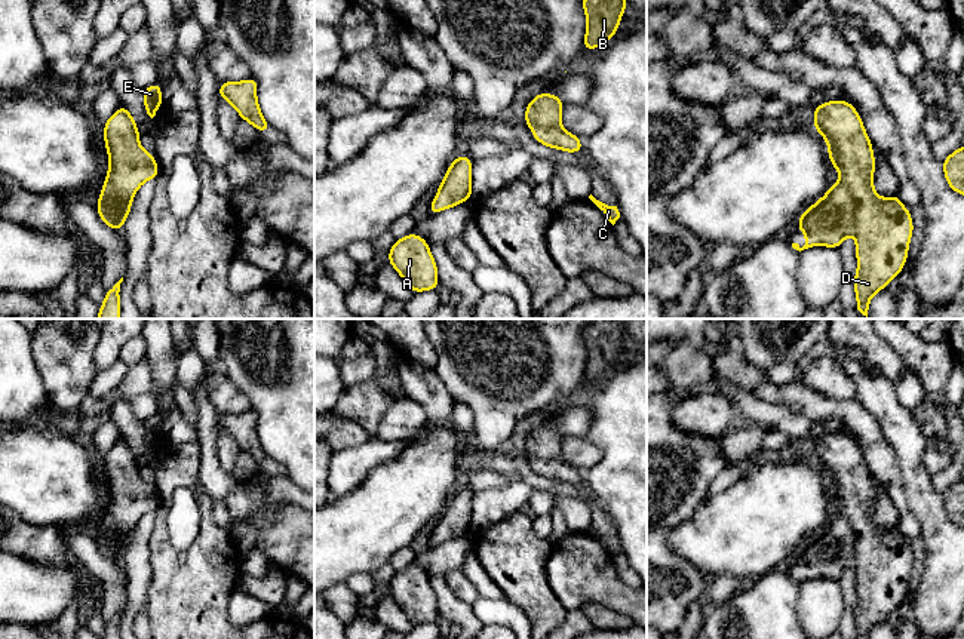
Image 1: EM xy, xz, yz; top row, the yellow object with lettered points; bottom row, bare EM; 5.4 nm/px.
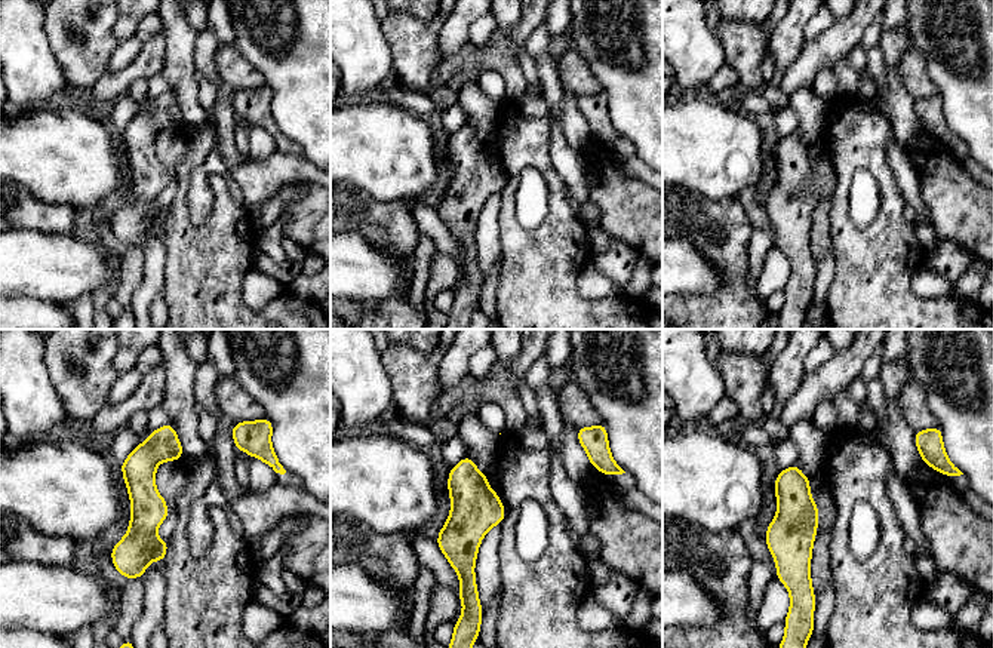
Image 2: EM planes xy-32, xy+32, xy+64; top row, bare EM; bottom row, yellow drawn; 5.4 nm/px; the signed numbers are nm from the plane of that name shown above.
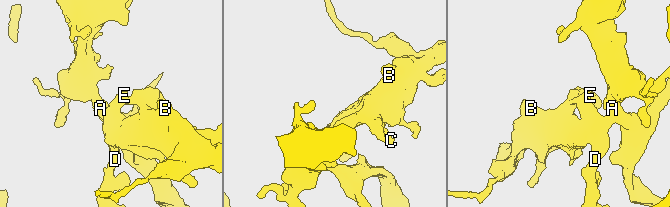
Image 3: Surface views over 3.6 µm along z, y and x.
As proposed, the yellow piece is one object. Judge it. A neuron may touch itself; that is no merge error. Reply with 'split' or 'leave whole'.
leave whole

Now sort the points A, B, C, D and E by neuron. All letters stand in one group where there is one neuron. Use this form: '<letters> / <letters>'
A B C D E

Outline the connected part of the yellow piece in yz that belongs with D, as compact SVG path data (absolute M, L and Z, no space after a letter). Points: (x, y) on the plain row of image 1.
M842 431L823 434L813 442L813 448L813 458L826 471L829 492L838 501L841 513L832 516L828 525L798 550L796 563L804 563L807 574L802 580L792 575L792 580L799 584L813 578L841 580L844 571L854 566L857 605L853 614L856 633L857 639L869 639L871 629L887 620L906 596L914 563L911 543L902 537L899 526L882 531L874 523L872 474L851 434Z

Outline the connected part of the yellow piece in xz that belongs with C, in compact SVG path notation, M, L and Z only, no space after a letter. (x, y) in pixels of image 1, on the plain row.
M592 526L589 528L589 531L604 544L607 552L614 557L615 553L620 550L620 544L618 544L617 538L605 537L605 535L596 532Z

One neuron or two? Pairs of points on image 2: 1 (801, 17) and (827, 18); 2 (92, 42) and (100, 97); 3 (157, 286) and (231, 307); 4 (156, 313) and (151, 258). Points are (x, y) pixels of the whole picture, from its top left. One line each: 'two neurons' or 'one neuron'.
1: two neurons
2: two neurons
3: two neurons
4: two neurons

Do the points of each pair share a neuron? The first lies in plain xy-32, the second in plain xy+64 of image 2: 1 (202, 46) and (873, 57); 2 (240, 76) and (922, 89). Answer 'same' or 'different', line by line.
1: different
2: same

